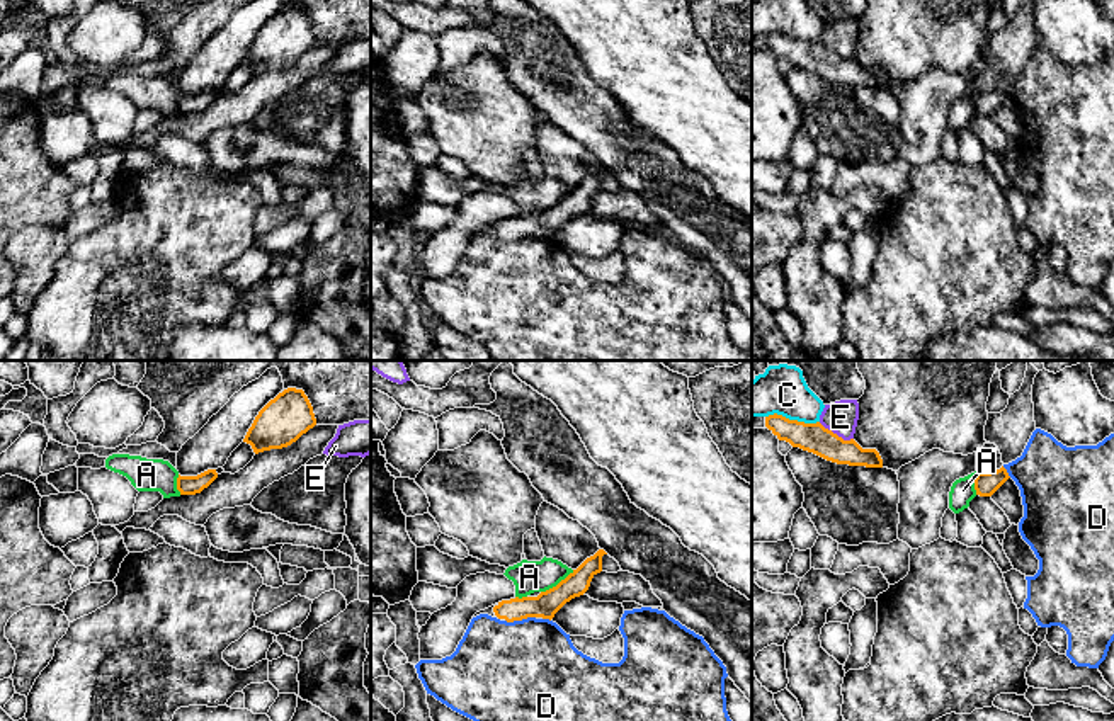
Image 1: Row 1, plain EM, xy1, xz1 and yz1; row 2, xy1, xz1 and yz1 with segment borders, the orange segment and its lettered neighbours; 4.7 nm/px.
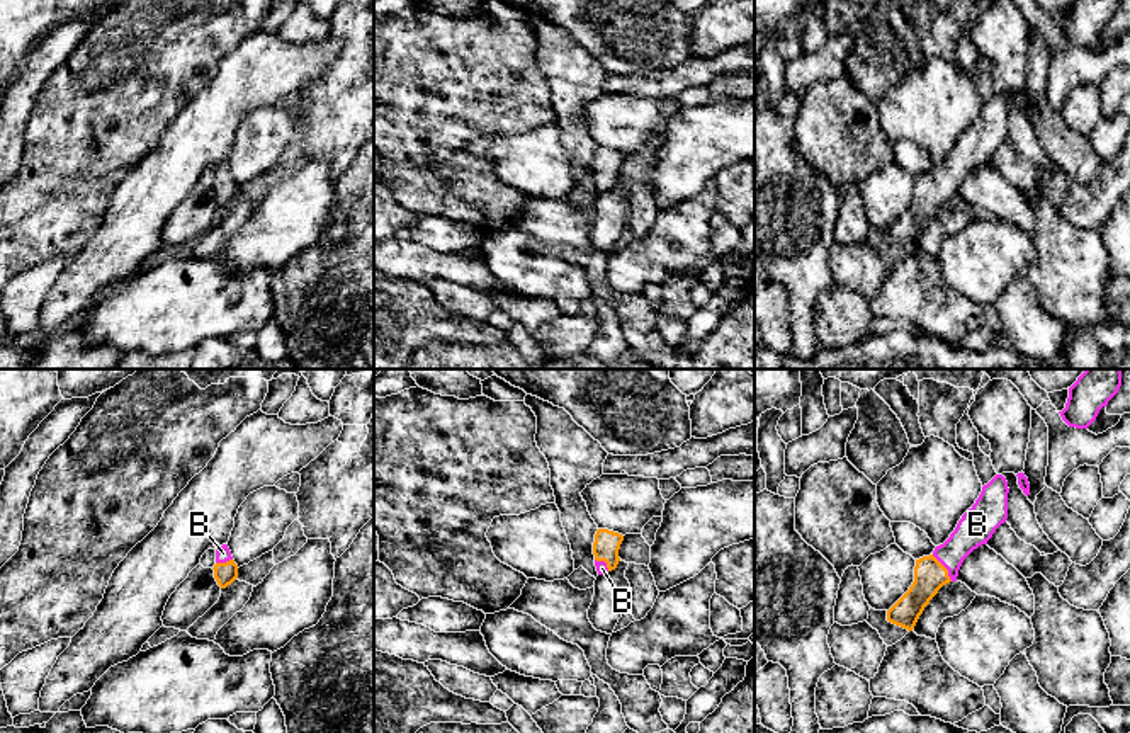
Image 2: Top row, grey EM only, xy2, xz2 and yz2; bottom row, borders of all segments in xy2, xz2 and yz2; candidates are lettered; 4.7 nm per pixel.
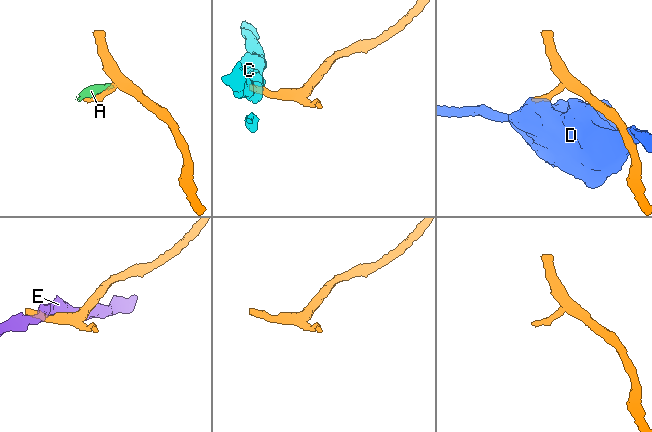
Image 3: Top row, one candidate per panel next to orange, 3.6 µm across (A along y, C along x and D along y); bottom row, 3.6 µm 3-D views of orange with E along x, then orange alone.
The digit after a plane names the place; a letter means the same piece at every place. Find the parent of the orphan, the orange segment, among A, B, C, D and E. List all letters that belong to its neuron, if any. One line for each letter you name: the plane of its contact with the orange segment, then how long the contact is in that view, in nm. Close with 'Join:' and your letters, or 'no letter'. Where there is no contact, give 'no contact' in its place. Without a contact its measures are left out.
B: meets orange in yz2; contact 160 nm long
Join: B

